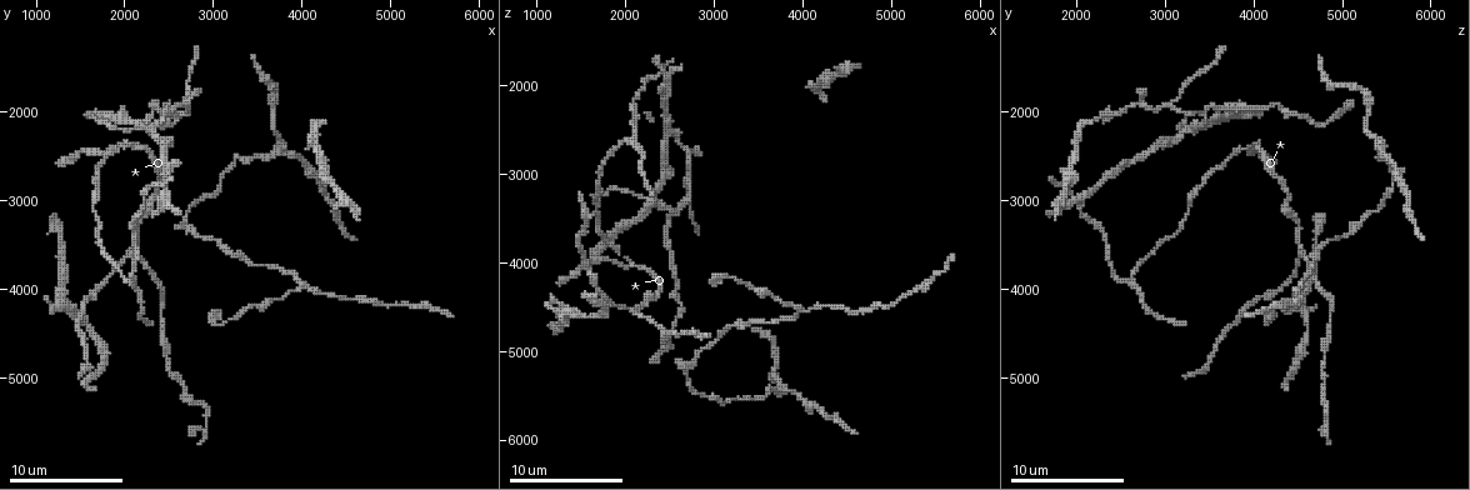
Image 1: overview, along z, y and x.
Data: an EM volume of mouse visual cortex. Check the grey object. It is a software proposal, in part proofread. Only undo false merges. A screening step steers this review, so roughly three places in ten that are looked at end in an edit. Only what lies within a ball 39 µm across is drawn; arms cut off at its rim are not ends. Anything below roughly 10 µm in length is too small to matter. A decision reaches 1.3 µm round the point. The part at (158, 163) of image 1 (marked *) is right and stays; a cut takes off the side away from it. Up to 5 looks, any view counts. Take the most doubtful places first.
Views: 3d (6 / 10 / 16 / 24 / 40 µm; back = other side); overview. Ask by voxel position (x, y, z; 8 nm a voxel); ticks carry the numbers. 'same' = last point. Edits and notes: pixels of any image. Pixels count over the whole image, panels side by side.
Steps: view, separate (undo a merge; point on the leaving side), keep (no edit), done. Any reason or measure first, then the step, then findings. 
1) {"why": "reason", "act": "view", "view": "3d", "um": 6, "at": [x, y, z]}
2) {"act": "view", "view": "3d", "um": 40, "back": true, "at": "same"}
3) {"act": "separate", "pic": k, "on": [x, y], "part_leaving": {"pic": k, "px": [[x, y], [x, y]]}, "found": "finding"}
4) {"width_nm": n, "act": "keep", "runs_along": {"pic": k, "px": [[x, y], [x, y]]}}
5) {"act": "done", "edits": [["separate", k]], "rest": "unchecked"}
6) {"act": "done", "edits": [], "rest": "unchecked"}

{"why": "arms part here", "act": "view", "view": "3d", "um": 6, "at": [2150, 3650, 4550]}

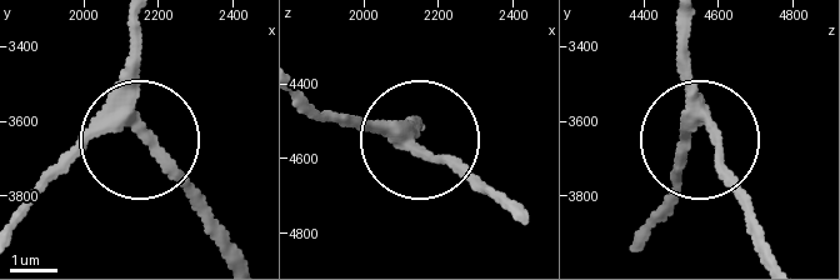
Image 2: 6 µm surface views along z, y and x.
{"act": "view", "view": "3d", "um": 6, "back": true, "at": [2120, 3610, 4570]}

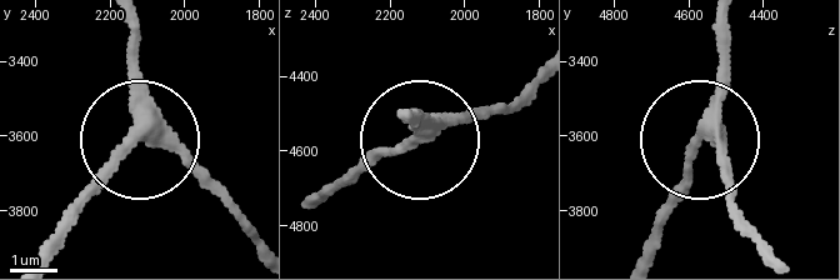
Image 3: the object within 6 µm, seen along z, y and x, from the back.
{"width_nm": 280, "act": "keep", "runs_along": {"pic": 3, "px": [[403, 115], [430, 139], [534, 86]]}, "found": "all the same neuron"}

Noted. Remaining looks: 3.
{"why": "arms part here", "act": "view", "view": "3d", "um": 10, "at": [2700, 3250, 5200]}

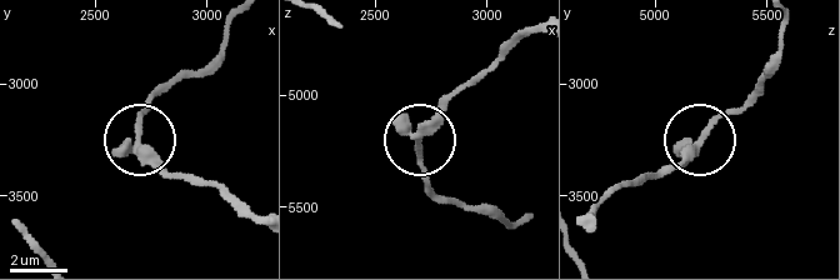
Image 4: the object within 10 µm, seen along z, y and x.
{"act": "view", "view": "3d", "um": 10, "back": true, "at": [2690, 3250, 5210]}

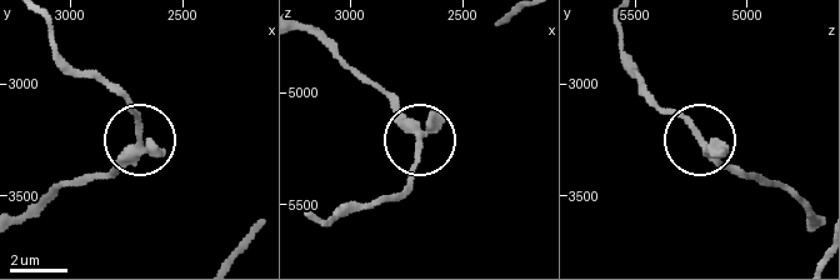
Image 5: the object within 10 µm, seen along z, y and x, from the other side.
{"width_nm": 280, "act": "keep", "found": "continuous, no second neuron"}

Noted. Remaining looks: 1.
{"why": "two arms in line, one across", "act": "view", "view": "3d", "um": 10, "at": [1700, 4050, 4250]}

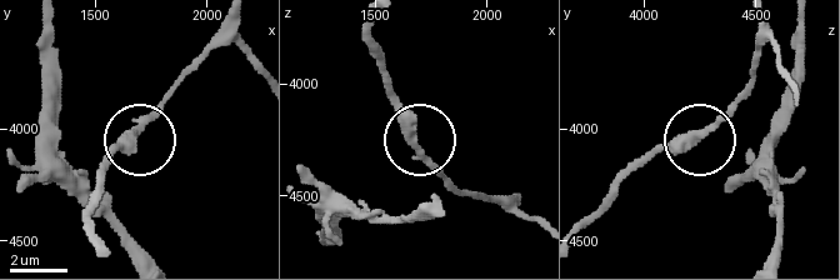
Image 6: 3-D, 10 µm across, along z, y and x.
{"side_arm_um": 13, "act": "keep", "runs_along": {"pic": 6, "px": [[759, 25], [754, 75], [723, 118], [646, 159]]}, "found": "continuous, no second neuron"}

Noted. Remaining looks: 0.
{"act": "done", "edits": [], "rest": "unchecked"}

